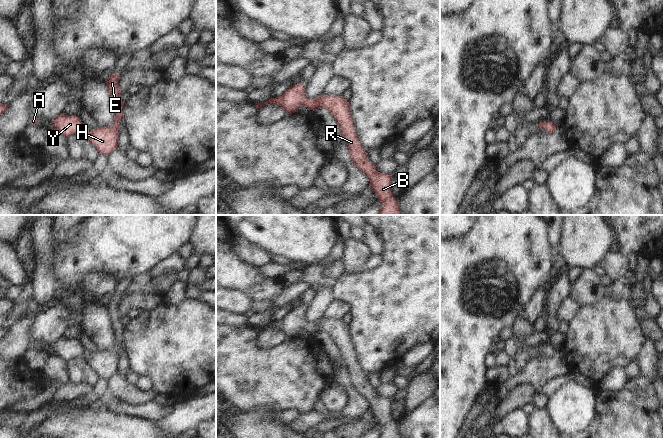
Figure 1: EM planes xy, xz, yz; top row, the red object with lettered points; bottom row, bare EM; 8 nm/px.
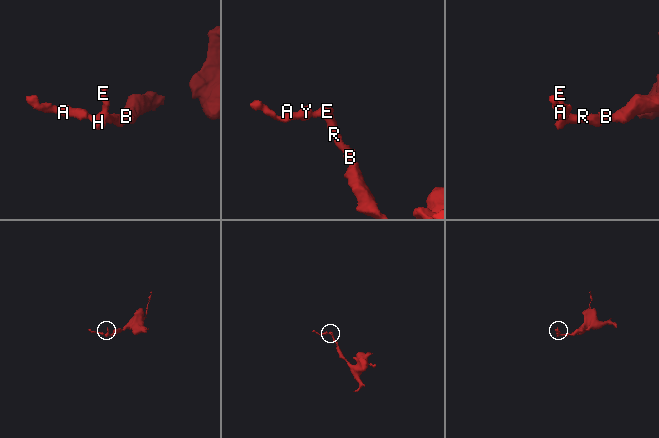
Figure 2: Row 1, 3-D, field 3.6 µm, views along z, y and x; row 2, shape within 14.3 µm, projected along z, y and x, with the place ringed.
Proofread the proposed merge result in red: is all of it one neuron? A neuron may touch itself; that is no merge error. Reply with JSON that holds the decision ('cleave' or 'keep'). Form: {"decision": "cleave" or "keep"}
{"decision": "keep"}

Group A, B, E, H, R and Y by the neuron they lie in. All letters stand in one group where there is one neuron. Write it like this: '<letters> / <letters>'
A B E H R Y

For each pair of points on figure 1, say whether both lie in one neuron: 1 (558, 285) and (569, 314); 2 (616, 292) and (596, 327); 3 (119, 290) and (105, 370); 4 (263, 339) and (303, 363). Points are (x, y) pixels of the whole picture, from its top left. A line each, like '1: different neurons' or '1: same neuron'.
1: different neurons
2: different neurons
3: same neuron
4: different neurons

